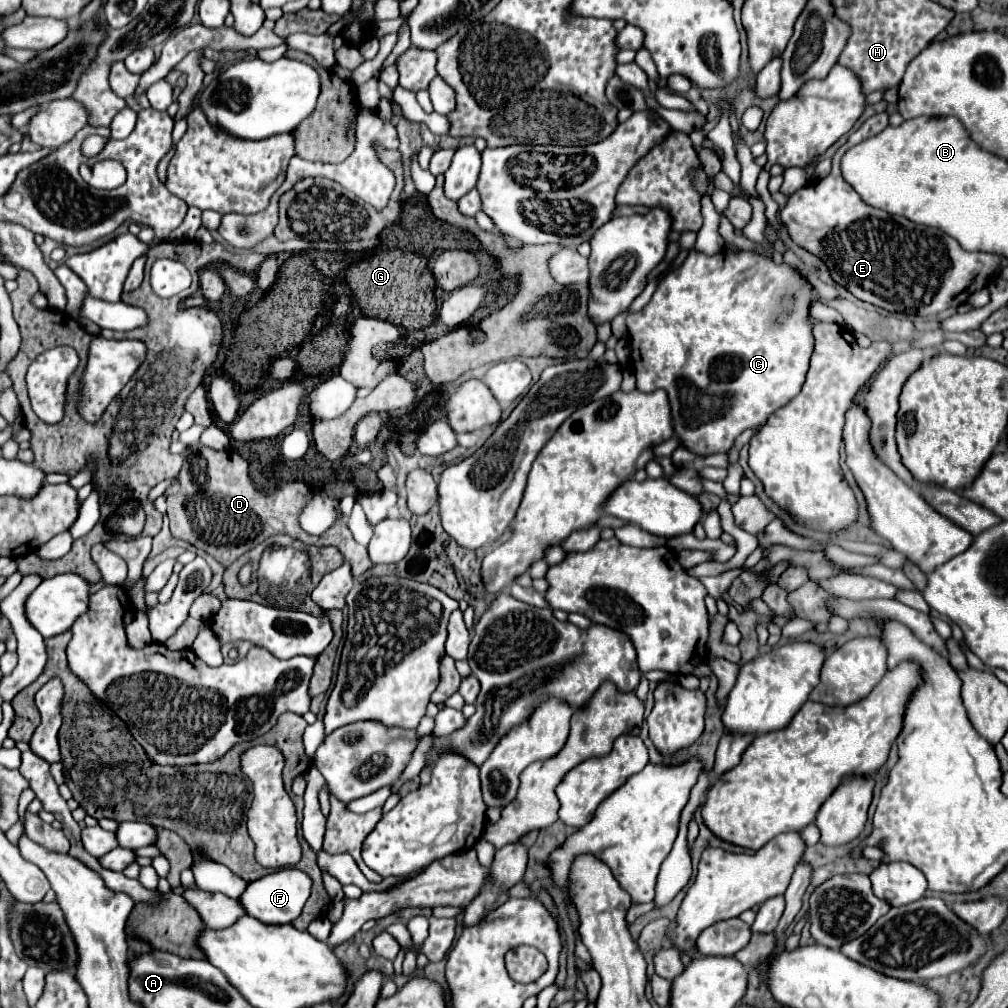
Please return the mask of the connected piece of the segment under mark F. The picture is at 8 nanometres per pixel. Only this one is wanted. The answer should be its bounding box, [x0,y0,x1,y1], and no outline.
[243,869,311,925]

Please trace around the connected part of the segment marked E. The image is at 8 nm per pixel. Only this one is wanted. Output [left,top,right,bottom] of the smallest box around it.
[781,113,1003,317]

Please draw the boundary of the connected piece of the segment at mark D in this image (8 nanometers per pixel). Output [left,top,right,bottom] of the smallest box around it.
[167,445,373,577]

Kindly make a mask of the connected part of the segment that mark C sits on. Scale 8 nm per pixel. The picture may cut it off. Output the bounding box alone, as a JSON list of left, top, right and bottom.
[627,249,817,455]

